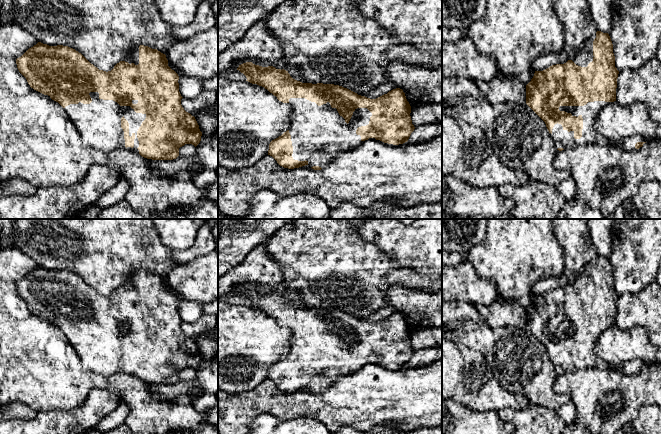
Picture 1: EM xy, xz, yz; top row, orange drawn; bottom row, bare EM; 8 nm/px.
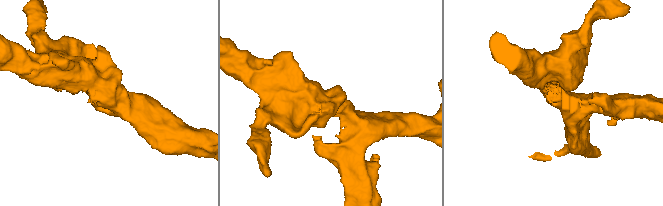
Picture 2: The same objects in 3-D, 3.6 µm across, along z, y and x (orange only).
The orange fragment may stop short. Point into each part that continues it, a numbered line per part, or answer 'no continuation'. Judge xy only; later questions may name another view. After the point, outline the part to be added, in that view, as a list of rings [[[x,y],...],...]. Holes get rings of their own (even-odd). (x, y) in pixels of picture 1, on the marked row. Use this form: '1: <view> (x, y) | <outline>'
1: xy (99, 123) | [[[90,92],[89,95],[92,99],[90,104],[79,102],[78,104],[70,104],[64,108],[64,111],[79,131],[82,140],[90,147],[105,152],[117,148],[126,148],[124,131],[121,128],[121,118],[124,117],[129,123],[129,136],[131,137],[133,133],[135,134],[134,147],[127,147],[126,149],[139,154],[139,150],[137,149],[139,147],[137,131],[145,120],[146,114],[136,113],[130,106],[120,106],[113,100],[100,99],[98,92]]]

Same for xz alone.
1: xz (318, 133) | [[[290,98],[291,125],[289,133],[294,160],[307,161],[308,166],[327,167],[338,154],[363,143],[356,134],[358,127],[369,124],[372,113],[357,108],[347,124],[336,108],[327,102],[318,106],[305,98]]]

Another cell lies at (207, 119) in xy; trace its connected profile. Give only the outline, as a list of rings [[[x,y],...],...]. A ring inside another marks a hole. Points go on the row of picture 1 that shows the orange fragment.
[[[213,105],[211,108],[196,113],[195,119],[203,135],[214,135],[218,131],[218,105]]]

